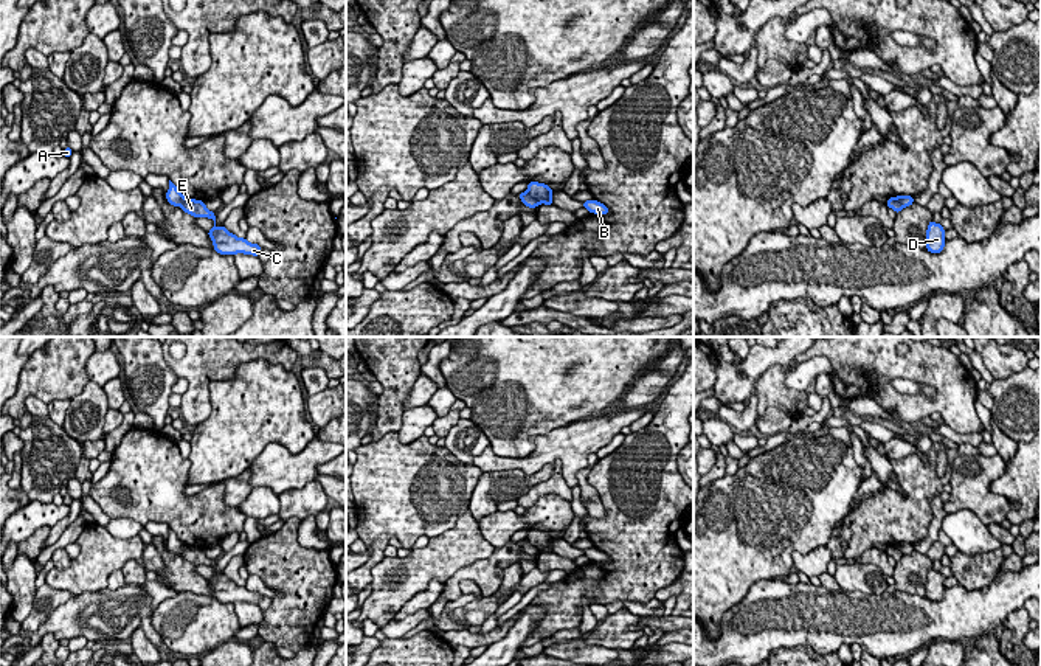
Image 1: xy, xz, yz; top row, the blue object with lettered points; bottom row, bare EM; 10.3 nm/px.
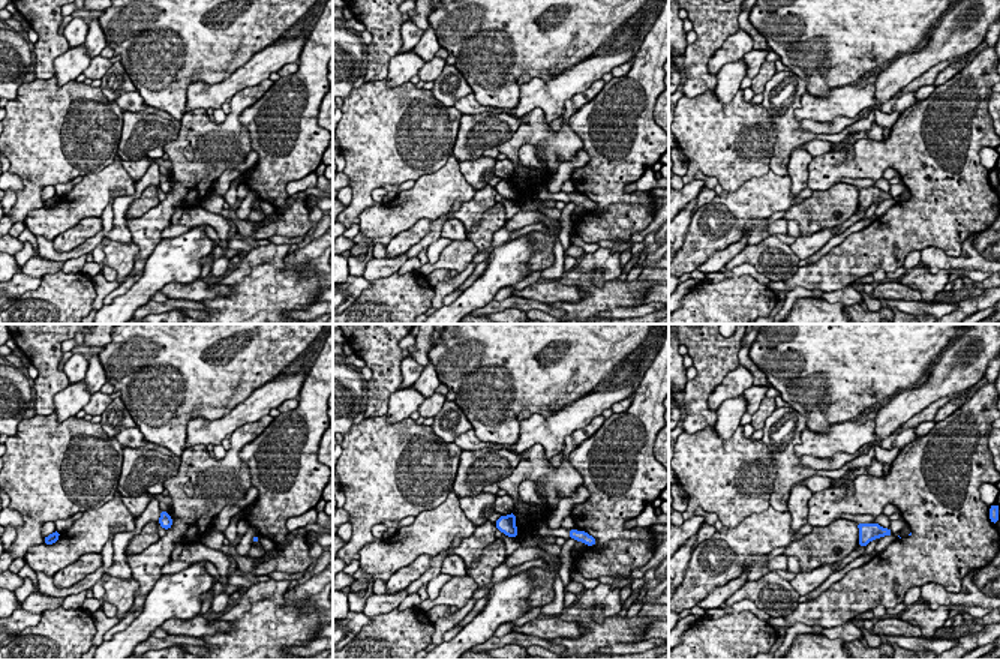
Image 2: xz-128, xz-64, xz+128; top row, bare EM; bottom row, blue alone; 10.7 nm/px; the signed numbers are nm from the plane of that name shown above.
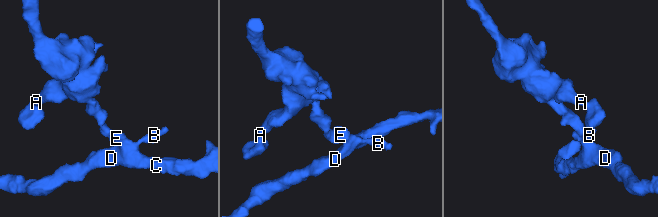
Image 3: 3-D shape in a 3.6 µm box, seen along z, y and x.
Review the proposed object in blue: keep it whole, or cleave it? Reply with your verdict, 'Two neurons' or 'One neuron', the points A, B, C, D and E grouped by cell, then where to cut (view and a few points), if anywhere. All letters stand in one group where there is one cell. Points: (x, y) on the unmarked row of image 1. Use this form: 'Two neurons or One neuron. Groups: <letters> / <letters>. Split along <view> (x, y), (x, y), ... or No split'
Two neurons. Groups: A / B C D E. Split along xz (526, 539), (539, 551)

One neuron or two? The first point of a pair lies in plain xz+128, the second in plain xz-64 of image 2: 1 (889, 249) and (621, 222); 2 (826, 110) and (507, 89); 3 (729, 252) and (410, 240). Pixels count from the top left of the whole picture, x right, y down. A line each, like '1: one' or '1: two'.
1: one
2: two
3: one

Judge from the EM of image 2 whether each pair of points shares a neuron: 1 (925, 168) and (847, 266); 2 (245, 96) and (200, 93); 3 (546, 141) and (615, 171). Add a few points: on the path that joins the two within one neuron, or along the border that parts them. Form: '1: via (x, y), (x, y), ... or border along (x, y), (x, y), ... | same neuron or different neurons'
1: via (925, 195), (874, 248) | same neuron
2: border along (266, 78), (236, 92), (230, 98) | different neurons
3: border along (567, 120), (568, 126), (580, 138), (583, 149) | different neurons

